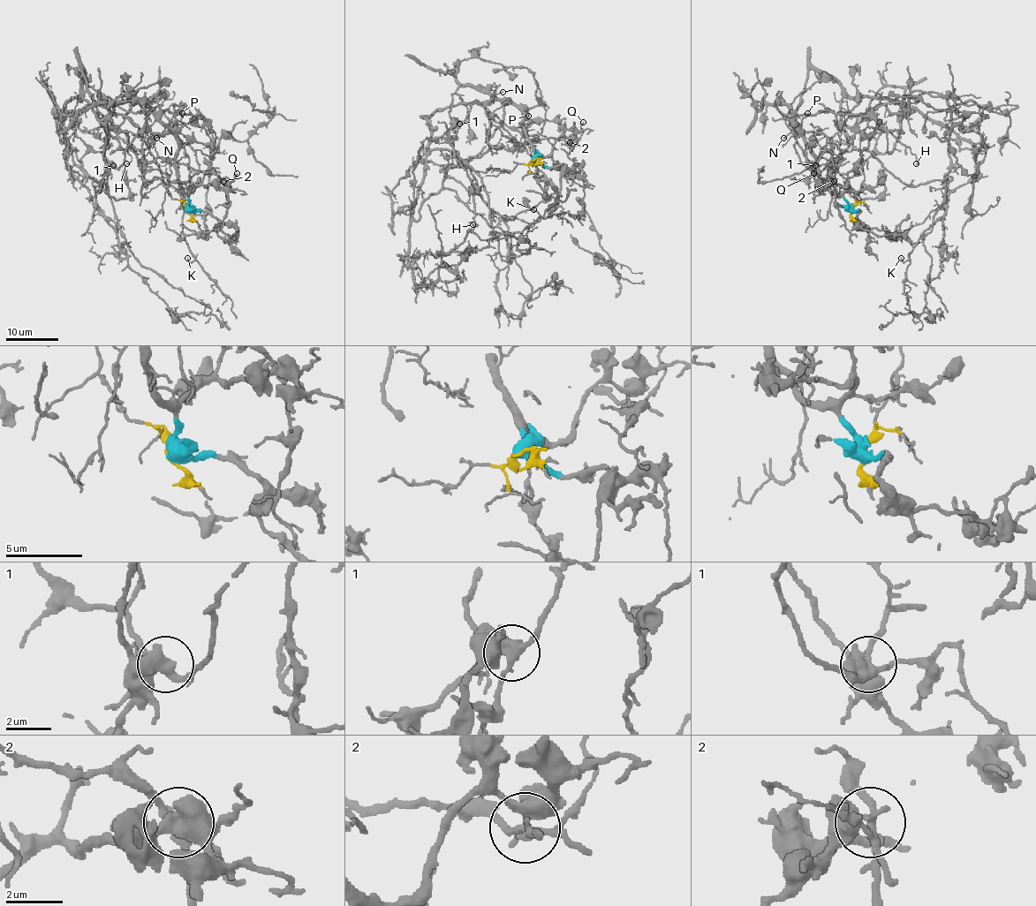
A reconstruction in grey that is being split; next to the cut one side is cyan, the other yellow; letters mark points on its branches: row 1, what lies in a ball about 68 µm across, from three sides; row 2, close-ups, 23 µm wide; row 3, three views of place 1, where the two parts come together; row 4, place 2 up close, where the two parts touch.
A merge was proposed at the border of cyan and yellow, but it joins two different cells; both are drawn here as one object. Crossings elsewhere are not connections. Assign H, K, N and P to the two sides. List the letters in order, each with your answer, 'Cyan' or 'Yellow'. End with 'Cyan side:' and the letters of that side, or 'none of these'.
H: Yellow
K: Cyan
N: Yellow
P: Cyan
Cyan side: K, P

